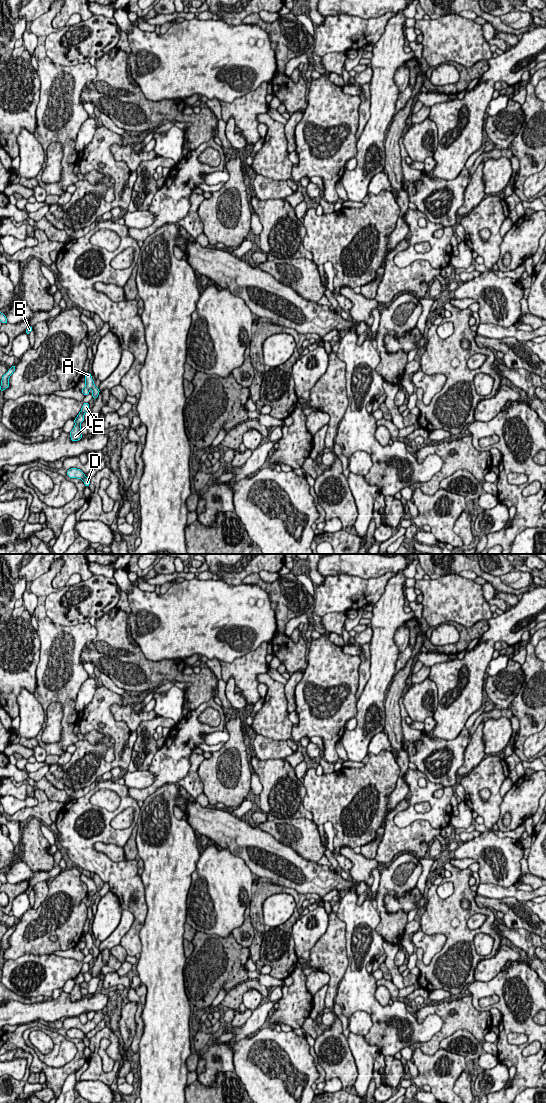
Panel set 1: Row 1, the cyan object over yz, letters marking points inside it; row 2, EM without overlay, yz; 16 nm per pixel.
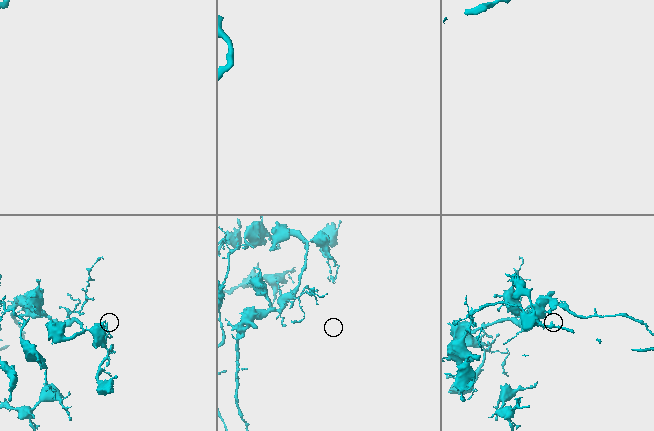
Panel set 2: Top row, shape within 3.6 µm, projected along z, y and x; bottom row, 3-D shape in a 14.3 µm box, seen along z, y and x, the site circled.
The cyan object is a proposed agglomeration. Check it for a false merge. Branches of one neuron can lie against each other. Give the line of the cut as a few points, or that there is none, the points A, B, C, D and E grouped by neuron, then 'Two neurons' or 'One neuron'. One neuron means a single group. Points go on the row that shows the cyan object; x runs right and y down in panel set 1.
No split. Groups: A B C D E. One neuron

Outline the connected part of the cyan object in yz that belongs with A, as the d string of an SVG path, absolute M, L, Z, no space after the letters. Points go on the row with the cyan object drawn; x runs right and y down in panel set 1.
M87 373L84 375L85 377L85 388L81 389L81 392L87 396L89 394L89 390L93 390L93 399L95 400L98 397L98 394L100 393L100 390L94 385L94 381L92 380L92 376L90 373Z

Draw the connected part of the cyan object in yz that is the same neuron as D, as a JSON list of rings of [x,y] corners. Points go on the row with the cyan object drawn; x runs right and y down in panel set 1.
[[[71,468],[67,471],[67,475],[68,477],[70,478],[78,478],[78,479],[82,479],[85,486],[86,487],[89,487],[89,484],[90,484],[90,478],[87,478],[85,476],[85,474],[80,470],[80,469],[77,469],[77,468]]]

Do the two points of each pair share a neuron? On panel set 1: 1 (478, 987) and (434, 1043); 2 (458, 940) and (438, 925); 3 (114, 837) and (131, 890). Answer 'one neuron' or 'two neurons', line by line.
1: two neurons
2: one neuron
3: one neuron

